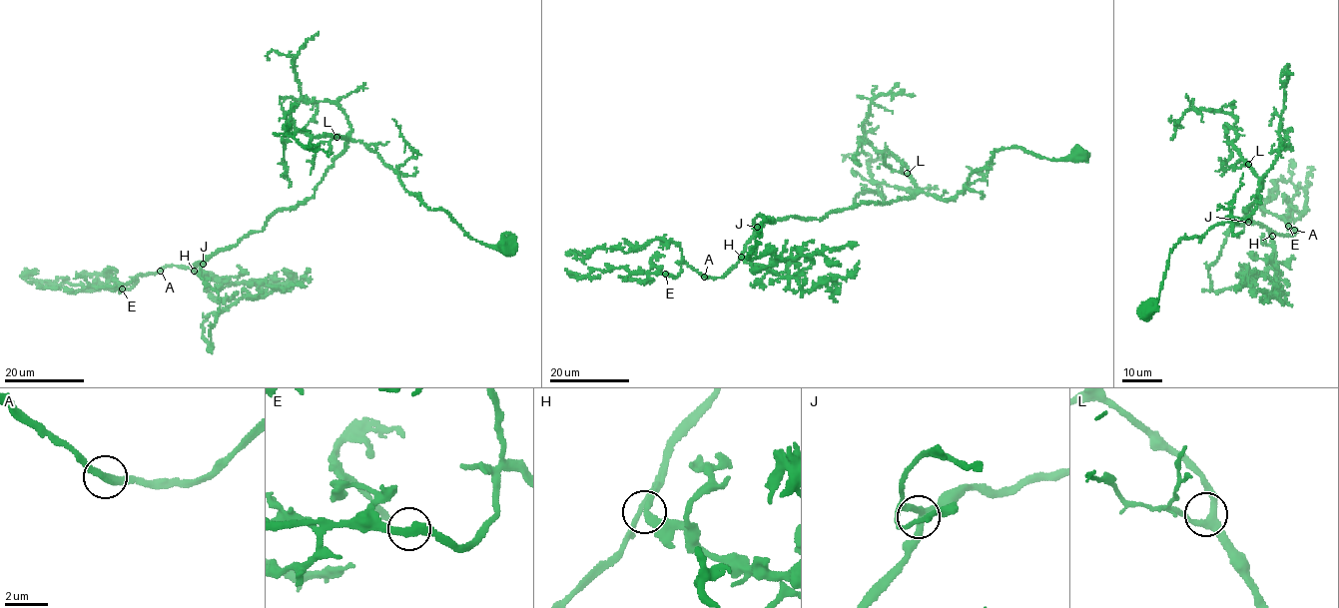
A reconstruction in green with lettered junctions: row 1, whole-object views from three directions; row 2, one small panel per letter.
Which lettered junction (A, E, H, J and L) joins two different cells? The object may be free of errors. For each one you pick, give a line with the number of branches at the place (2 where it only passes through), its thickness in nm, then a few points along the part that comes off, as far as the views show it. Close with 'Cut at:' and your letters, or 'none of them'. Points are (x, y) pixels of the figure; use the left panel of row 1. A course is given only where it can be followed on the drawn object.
Cut at: none of them

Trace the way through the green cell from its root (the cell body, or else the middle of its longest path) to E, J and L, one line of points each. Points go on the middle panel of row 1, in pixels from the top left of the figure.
E: (1079, 155), (1002, 148), (954, 198), (919, 191), (766, 222), (720, 278), (683, 263), (665, 274)
J: (1079, 155), (1048, 159), (1002, 148), (950, 199), (919, 191), (820, 220), (790, 216), (757, 227)
L: (1079, 155), (1048, 159), (1019, 147), (1002, 148), (973, 173), (962, 191), (945, 201), (920, 192), (907, 173)

